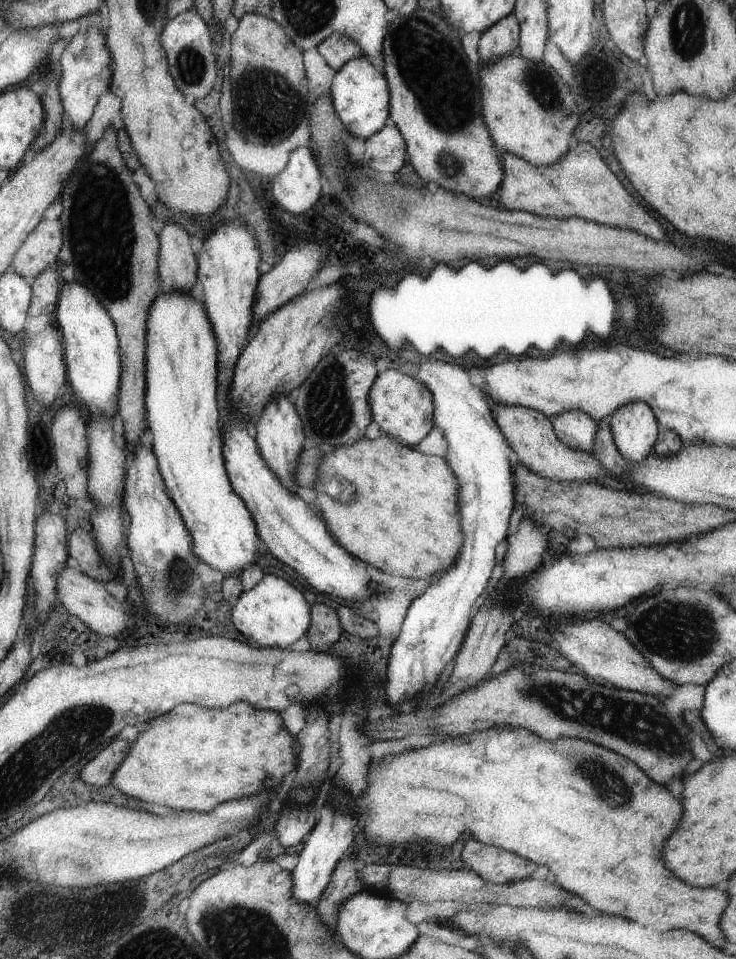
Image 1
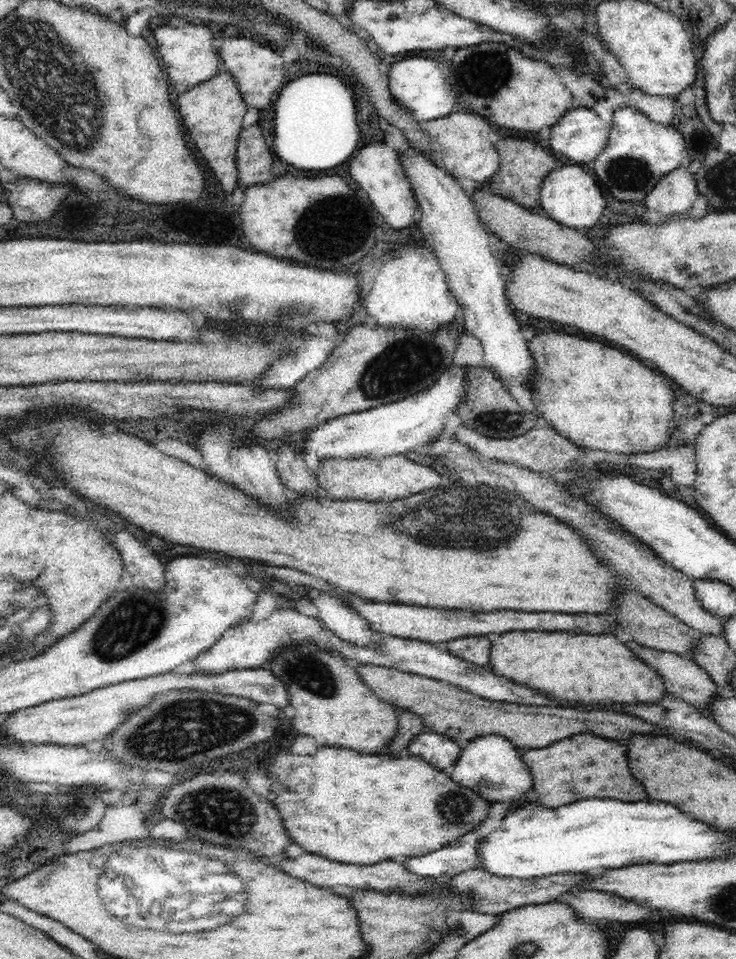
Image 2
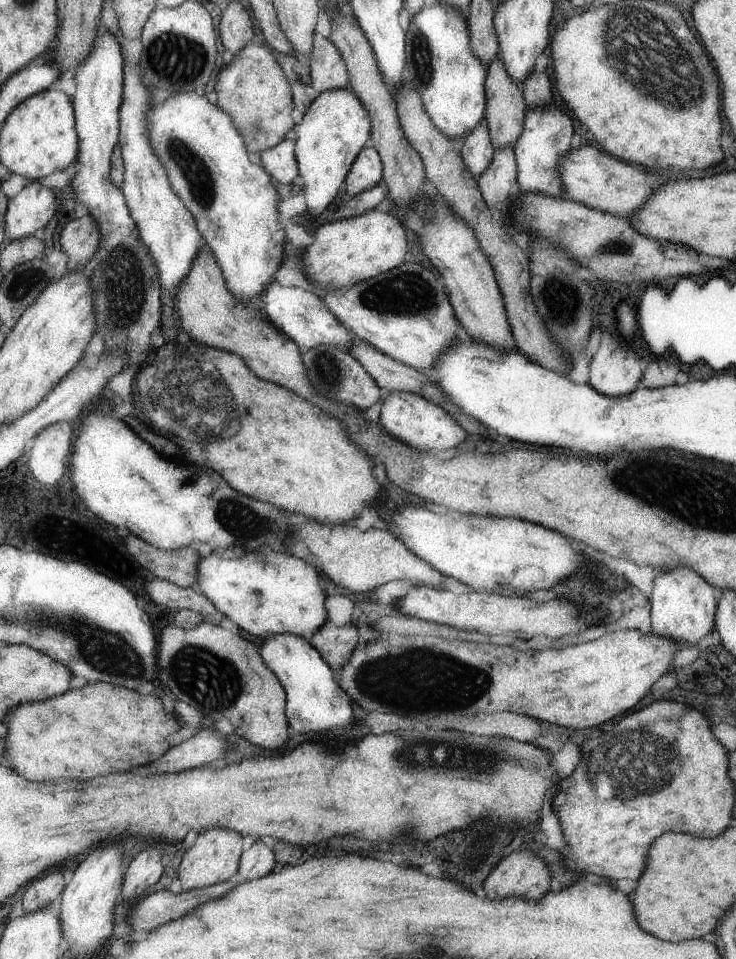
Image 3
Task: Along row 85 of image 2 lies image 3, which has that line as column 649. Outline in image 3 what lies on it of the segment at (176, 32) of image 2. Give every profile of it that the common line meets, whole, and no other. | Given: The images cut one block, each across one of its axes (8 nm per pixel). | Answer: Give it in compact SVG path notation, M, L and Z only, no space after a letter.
M594 146L575 149L574 154L566 158L566 167L563 167L564 157L558 162L564 196L573 202L621 217L629 218L638 213L667 180L661 175L650 174L648 184L648 172L638 170L634 164L620 162L610 154L596 150Z

